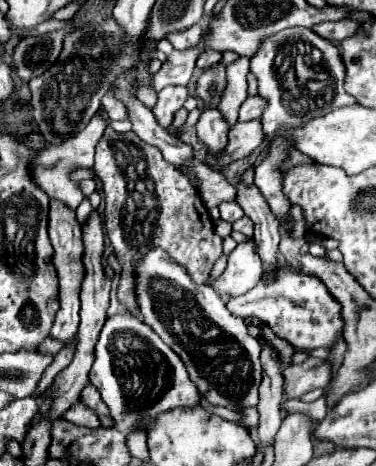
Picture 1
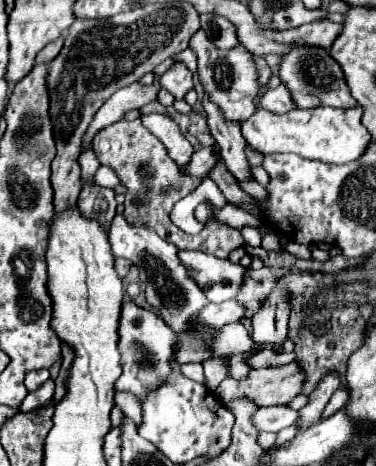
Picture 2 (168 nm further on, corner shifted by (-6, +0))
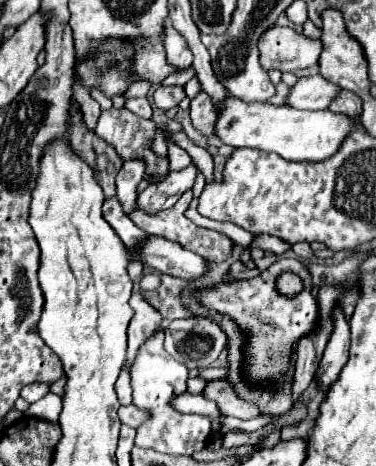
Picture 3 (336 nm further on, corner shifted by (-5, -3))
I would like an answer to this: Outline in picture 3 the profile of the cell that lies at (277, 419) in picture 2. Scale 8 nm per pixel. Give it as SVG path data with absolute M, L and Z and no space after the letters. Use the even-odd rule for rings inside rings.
M185 393L179 399L173 399L173 405L177 405L181 413L201 413L201 415L209 415L211 419L221 417L221 411L217 409L217 403L205 399L203 395Z

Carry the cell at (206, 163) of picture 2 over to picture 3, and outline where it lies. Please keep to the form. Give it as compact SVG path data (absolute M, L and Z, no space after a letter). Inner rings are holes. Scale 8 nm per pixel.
M193 163L181 171L171 171L161 183L149 185L145 191L139 193L137 197L139 207L147 213L157 213L173 207L185 191L193 189L197 175L199 169Z

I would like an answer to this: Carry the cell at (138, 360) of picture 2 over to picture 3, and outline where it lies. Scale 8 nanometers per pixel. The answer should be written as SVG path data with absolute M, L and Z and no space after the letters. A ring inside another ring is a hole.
M139 291L133 293L131 297L131 307L135 311L131 323L129 323L129 349L127 349L127 371L131 371L137 351L145 339L153 337L161 327L163 327L163 317L157 309L153 309Z

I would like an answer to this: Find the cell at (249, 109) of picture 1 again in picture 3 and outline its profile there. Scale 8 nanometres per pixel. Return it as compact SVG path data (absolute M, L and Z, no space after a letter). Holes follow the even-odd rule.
M321 75L301 77L287 93L285 105L299 111L317 111L327 109L327 105L335 99L341 87L329 83Z

